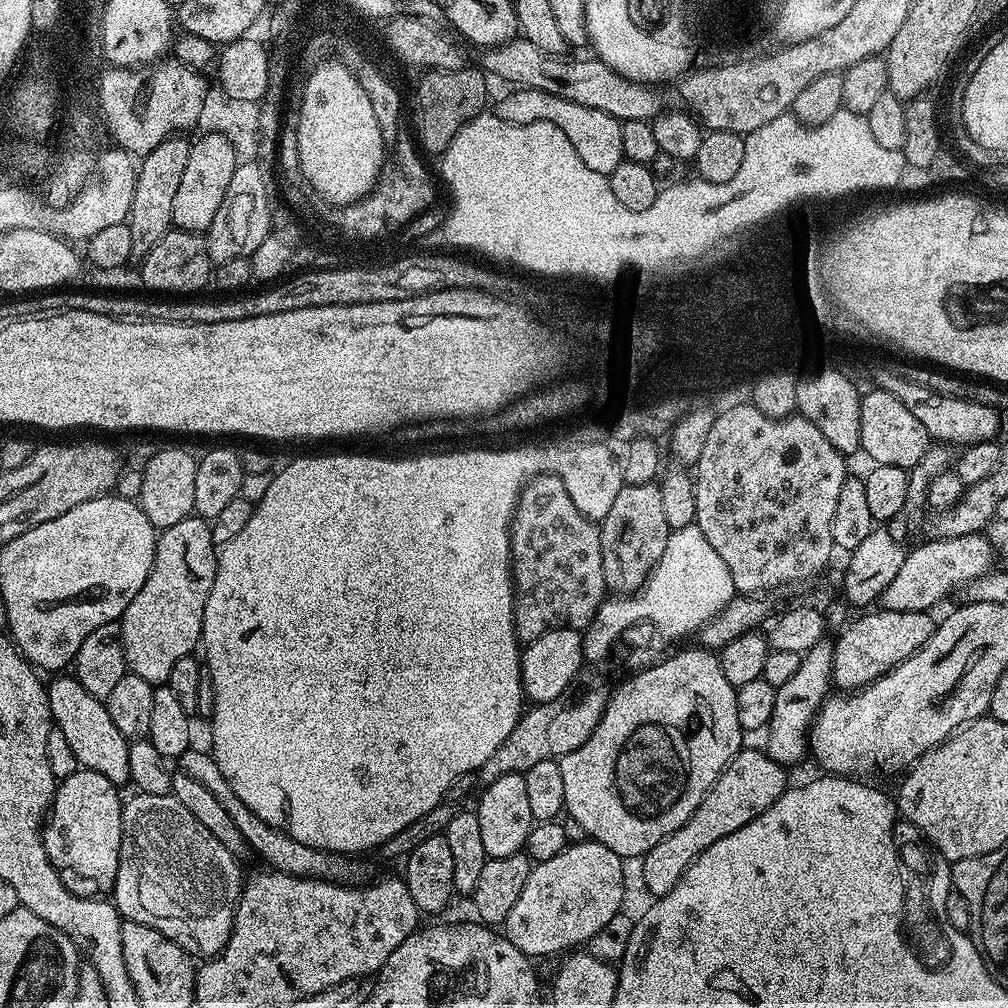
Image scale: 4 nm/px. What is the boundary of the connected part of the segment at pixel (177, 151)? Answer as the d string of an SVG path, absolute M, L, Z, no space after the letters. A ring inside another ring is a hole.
M165 138L160 144L142 156L136 169L136 185L130 202L126 223L132 231L132 260L139 262L161 233L172 224L172 203L178 178L182 178L184 163L188 157L189 141Z

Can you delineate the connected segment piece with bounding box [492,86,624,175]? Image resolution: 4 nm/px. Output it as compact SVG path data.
M522 86L509 92L512 93L502 97L492 108L492 114L498 117L499 120L518 125L550 121L566 134L566 138L570 140L571 146L577 151L582 162L585 162L590 170L595 170L604 175L612 173L615 166L618 166L624 159L624 151L622 150L622 122L614 119L612 115L606 114L602 110L595 110L593 107L581 106L576 102L570 102L569 99L562 98L560 95L550 94L548 91L538 90L537 88Z

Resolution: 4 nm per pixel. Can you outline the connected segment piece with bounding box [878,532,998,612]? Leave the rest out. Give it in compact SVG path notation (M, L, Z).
M975 532L962 538L930 538L926 544L912 548L902 562L902 570L894 582L886 586L878 604L885 612L928 612L939 600L944 600L952 591L963 589L974 578L982 578L993 571L998 553L987 535Z

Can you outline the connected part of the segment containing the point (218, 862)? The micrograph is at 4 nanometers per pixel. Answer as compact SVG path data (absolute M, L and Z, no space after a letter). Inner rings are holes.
M140 792L123 801L122 807L122 838L120 839L120 861L118 862L118 874L114 885L114 903L117 912L120 913L124 920L133 920L134 922L142 922L146 926L150 926L154 930L158 930L166 938L170 938L185 952L193 957L211 958L220 955L220 951L226 946L226 942L232 933L232 919L236 913L236 904L240 901L240 890L242 887L242 875L240 876L240 868L237 857L230 854L230 850L226 850L226 846L222 846L222 842L218 842L218 838L214 838L214 834L210 834L210 830L206 830L206 826L202 826L202 822L198 822L198 818L194 818L194 814L190 814L190 810L186 806L182 806L182 802L178 802L169 794L167 796L155 796L154 794L146 794Z

